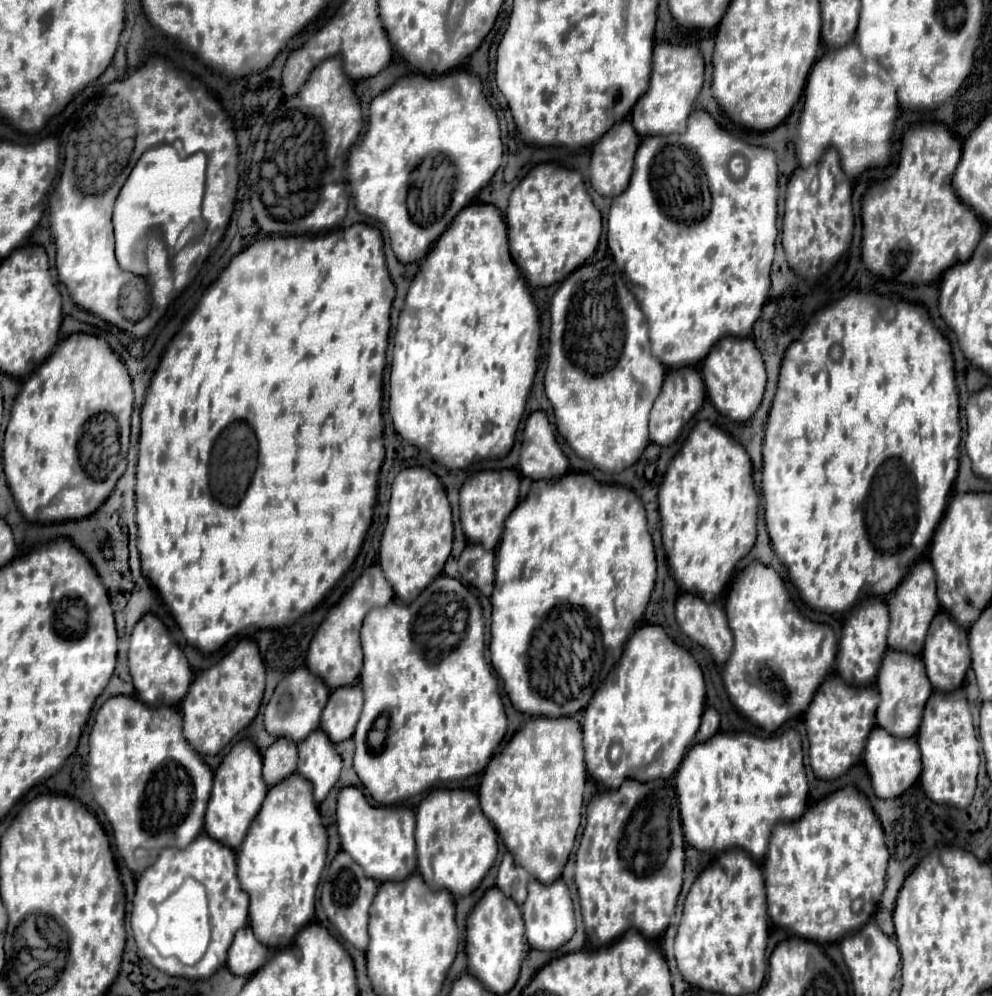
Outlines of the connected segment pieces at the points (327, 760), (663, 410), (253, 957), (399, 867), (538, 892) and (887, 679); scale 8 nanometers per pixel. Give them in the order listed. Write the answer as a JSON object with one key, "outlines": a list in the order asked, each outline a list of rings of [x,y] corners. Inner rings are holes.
{"outlines":[[[[321,728],[313,730],[305,740],[299,742],[297,772],[313,782],[315,802],[321,802],[327,796],[327,792],[335,786],[341,768],[343,758]]],[[[683,366],[683,368],[669,370],[665,376],[665,382],[663,382],[663,390],[651,408],[651,416],[649,416],[651,442],[669,446],[679,436],[681,428],[701,408],[703,400],[705,400],[705,384],[703,384],[703,378],[695,366]]],[[[243,926],[241,930],[237,930],[235,940],[229,948],[227,968],[231,968],[231,972],[235,974],[251,976],[267,962],[267,954],[269,954],[267,946],[263,946],[255,938],[251,926]]],[[[345,786],[341,788],[337,802],[337,828],[341,850],[351,854],[357,864],[363,864],[363,870],[373,880],[405,880],[411,872],[415,872],[417,860],[413,810],[385,810],[381,806],[371,806],[359,788]]],[[[557,878],[551,884],[531,880],[527,900],[523,902],[523,920],[525,920],[527,942],[531,948],[537,948],[537,950],[557,950],[575,934],[573,902],[563,878]]],[[[887,648],[883,656],[883,664],[877,674],[877,688],[881,696],[881,702],[877,708],[877,724],[881,728],[887,728],[887,732],[891,732],[893,736],[915,736],[921,714],[923,714],[923,704],[933,692],[931,682],[927,680],[927,672],[923,668],[921,656]]]]}

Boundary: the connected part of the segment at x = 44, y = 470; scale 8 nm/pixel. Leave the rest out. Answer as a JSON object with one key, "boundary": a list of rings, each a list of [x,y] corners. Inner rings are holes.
{"boundary":[[[71,334],[27,376],[13,402],[5,430],[5,474],[13,498],[27,520],[59,522],[85,518],[111,494],[119,478],[91,480],[91,476],[79,468],[79,460],[75,460],[75,440],[81,438],[83,424],[99,412],[109,412],[117,418],[125,456],[133,412],[133,386],[127,366],[103,338]]]}

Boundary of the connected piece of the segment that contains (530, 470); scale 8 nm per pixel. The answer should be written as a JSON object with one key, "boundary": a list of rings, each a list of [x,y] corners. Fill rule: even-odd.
{"boundary":[[[543,410],[533,412],[523,430],[519,472],[527,478],[559,478],[567,472],[569,462],[563,454],[551,422]]]}

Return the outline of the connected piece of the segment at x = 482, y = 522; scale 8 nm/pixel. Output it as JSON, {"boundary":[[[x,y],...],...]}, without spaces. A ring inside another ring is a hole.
{"boundary":[[[481,470],[469,476],[459,490],[459,510],[463,532],[469,542],[495,548],[501,540],[503,524],[519,502],[519,474],[515,470]]]}

